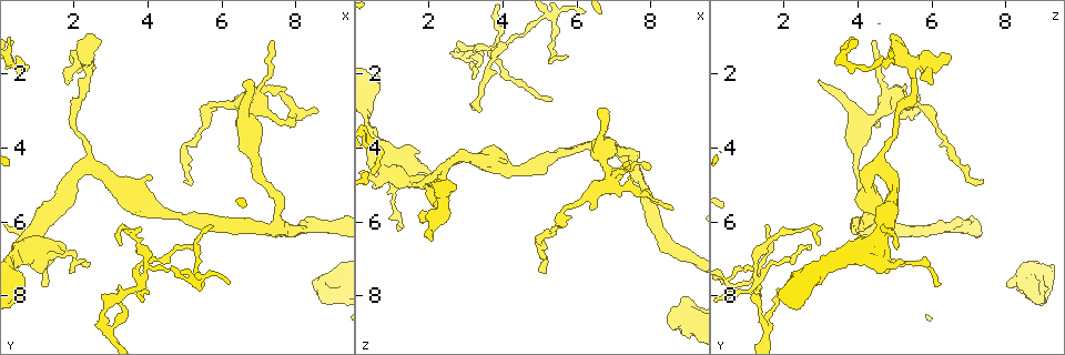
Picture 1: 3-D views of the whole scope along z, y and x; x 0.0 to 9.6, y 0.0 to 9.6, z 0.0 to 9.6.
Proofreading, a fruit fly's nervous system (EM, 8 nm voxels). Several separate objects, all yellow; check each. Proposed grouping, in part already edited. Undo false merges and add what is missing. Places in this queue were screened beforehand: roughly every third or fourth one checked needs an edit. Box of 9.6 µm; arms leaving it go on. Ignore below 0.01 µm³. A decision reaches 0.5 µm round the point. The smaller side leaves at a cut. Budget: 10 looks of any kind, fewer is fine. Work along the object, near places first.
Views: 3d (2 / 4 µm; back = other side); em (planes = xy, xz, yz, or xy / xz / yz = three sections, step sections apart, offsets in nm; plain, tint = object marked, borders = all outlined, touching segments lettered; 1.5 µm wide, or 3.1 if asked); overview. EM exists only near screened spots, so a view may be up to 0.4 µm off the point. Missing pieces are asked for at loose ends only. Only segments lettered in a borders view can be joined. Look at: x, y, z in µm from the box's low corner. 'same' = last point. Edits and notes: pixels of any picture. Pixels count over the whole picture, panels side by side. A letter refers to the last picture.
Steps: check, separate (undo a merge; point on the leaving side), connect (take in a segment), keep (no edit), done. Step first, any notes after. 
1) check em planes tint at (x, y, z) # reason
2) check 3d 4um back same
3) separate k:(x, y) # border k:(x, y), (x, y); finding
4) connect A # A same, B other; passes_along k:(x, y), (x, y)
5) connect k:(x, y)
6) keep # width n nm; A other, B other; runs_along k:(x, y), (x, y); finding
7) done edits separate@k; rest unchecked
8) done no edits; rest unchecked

check 3d 2um at (3.15, 8.00, 2.10) # free end

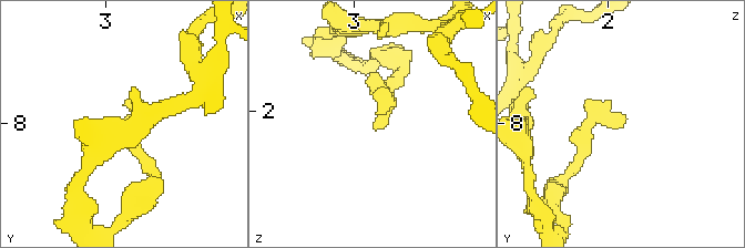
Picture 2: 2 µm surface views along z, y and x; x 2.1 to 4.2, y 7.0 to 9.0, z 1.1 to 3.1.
check em 3.1um planes plain at (3.14, 7.96, 2.14)

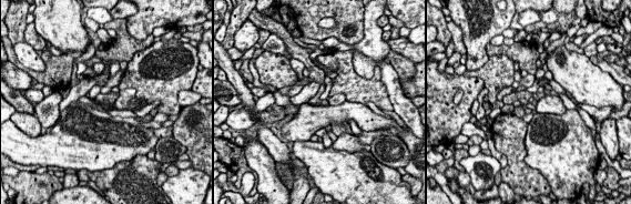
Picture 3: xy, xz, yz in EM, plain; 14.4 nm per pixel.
check em 3.1um planes borders same # see the neighbours

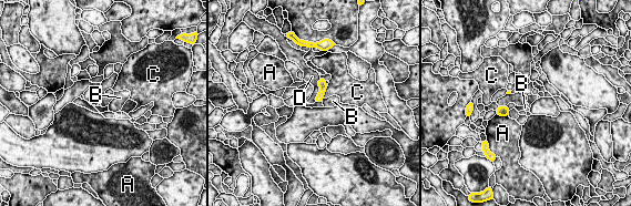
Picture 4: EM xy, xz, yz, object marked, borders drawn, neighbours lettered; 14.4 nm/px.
keep # A other, B other, C other, D other; border 4:(319, 76), (318, 93), (314, 101); no lettered segment goes on from it

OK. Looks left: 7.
check 3d 2um at (2.45, 7.15, 5.15) # branch stops here

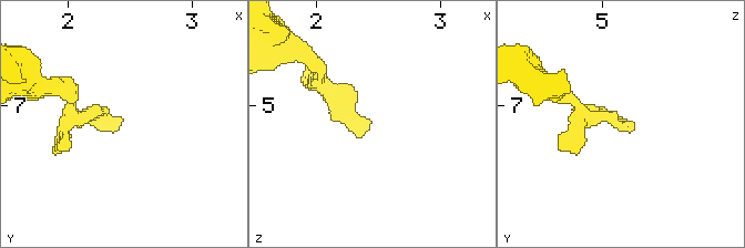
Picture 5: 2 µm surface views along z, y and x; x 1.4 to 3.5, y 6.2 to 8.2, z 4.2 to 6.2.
check em planes plain at (2.44, 7.12, 5.20) # need the tissue

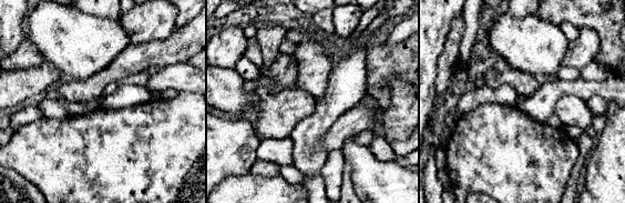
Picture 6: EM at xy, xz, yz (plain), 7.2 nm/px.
check em planes borders same

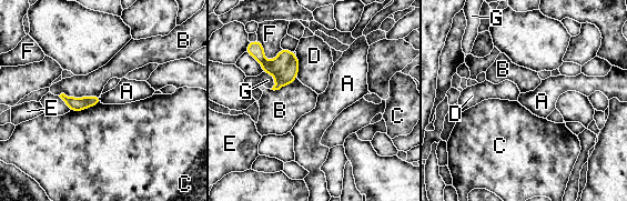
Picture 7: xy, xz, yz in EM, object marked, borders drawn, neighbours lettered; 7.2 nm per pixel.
keep # longest_contact B 300 nm; A other, B other, C other, D other, E other, F other, G other; border 7:(100, 97), (101, 101); no lettered segment goes on from it

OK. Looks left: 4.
check 3d 4um at (5.35, 6.75, 2.75) # branch stops here

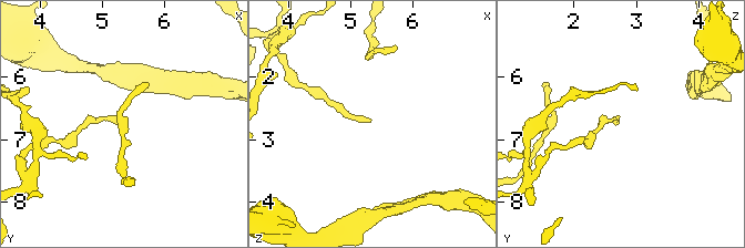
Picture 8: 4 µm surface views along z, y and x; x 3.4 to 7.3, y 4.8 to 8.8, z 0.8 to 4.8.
check em planes tint at (5.35, 6.75, 2.70)

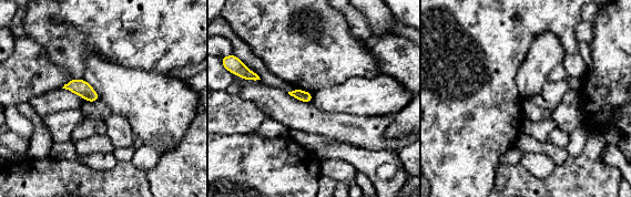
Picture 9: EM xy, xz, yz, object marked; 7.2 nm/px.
check em planes borders same # what lies round it

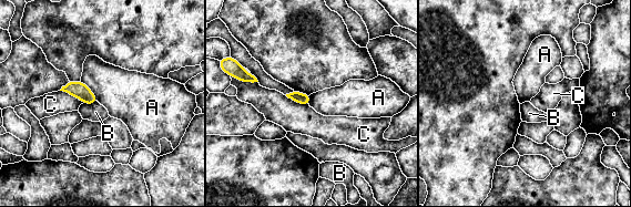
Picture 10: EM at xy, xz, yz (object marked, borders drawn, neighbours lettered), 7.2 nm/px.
keep # width 80 nm; A other, B other, C other; border 10:(80, 81), (98, 101); no lettered segment goes on from it

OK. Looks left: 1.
done no edits; rest unchecked

